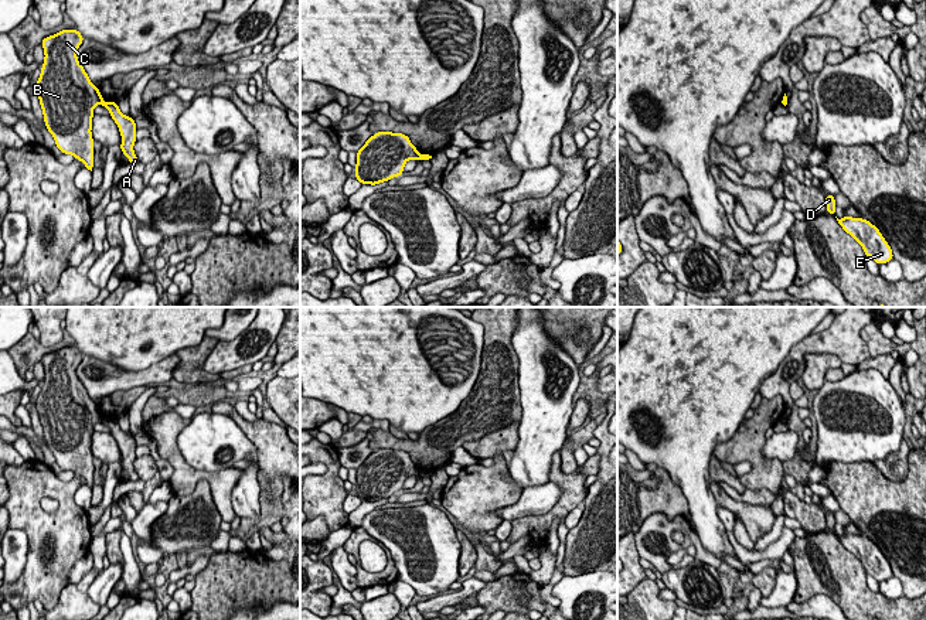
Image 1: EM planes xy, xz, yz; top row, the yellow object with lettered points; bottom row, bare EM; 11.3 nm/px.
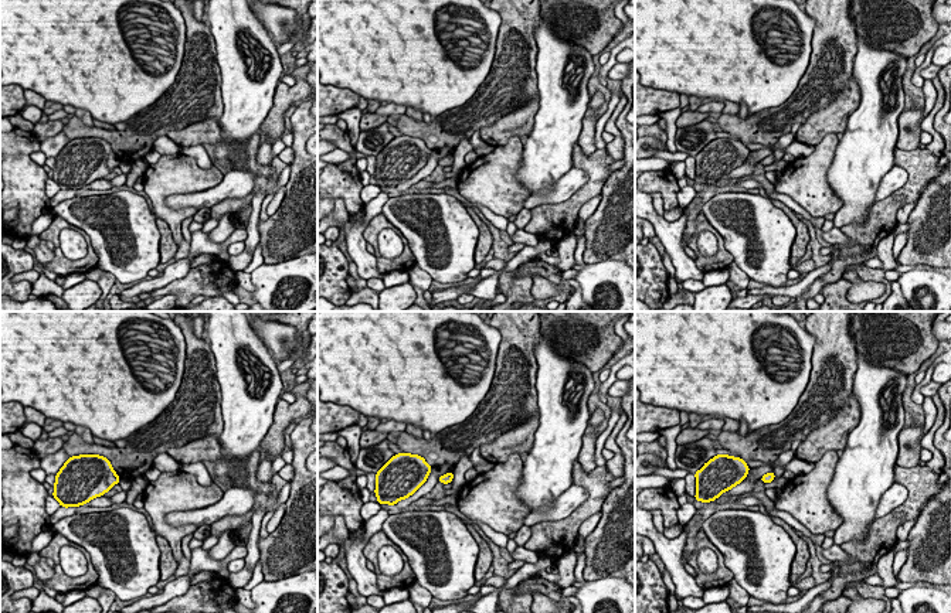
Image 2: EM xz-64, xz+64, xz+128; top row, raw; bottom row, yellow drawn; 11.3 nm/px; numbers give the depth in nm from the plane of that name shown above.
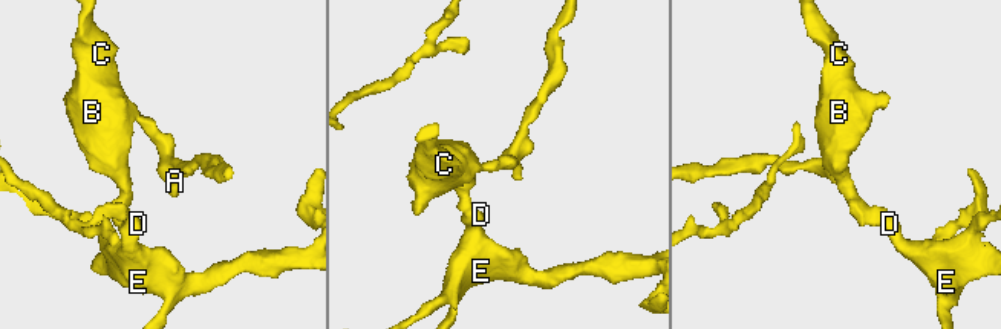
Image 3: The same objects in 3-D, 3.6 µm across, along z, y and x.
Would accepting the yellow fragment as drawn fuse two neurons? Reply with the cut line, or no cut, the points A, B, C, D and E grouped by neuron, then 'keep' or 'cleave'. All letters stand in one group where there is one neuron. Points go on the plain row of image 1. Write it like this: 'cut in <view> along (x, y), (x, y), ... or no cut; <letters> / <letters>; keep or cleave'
cut in xy along (102, 418), (101, 421); A / B C D E; cleave

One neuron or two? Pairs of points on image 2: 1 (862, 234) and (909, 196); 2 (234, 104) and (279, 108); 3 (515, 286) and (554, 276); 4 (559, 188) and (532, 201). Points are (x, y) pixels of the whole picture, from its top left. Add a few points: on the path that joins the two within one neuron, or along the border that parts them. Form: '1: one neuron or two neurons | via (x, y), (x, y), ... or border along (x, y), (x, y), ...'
1: one neuron | via (873, 224), (897, 200)
2: two neurons | border along (279, 82), (272, 106), (258, 132)
3: one neuron | via (525, 276), (530, 271), (544, 271)
4: one neuron | via (552, 196), (539, 200)

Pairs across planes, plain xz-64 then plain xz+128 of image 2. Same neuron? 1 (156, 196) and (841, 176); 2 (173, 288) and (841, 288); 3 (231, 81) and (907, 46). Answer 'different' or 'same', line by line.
1: different
2: same
3: different

